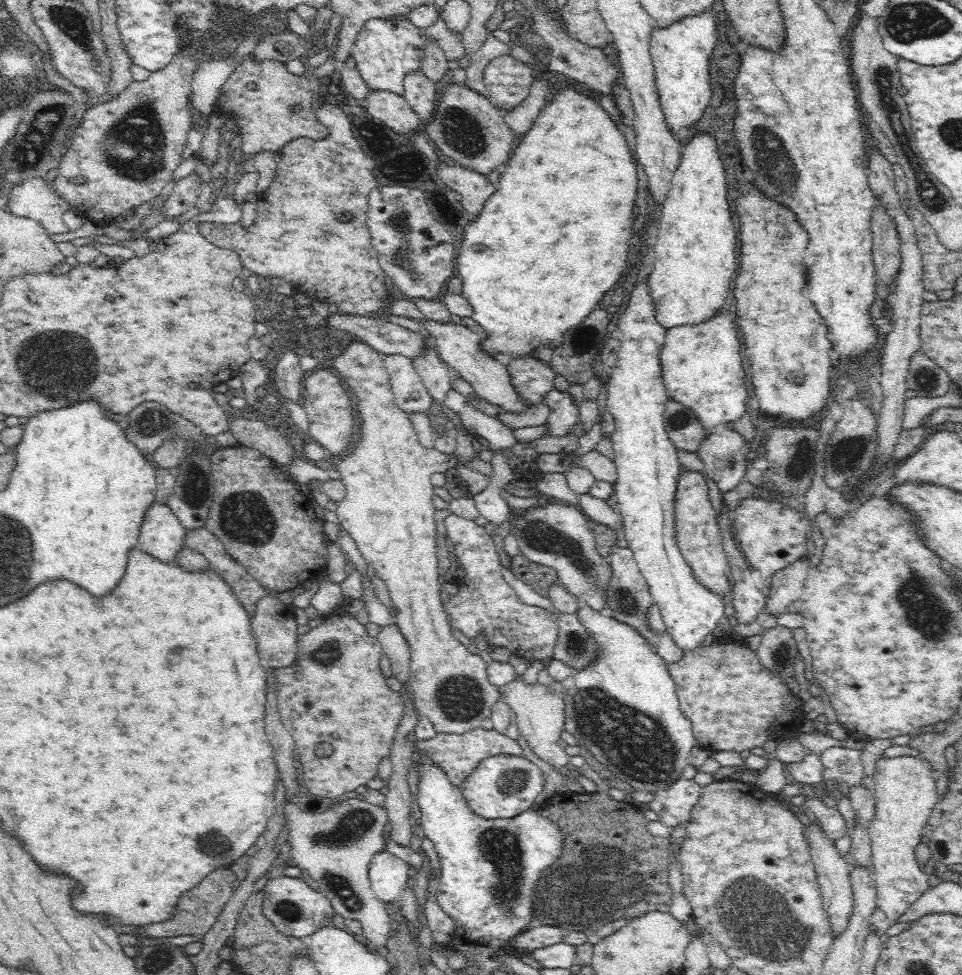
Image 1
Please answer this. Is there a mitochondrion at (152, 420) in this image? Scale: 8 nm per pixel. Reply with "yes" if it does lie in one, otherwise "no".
yes

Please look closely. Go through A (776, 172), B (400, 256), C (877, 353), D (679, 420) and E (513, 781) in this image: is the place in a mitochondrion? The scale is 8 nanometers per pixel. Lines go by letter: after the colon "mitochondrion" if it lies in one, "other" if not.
A: mitochondrion
B: mitochondrion
C: other
D: mitochondrion
E: mitochondrion

